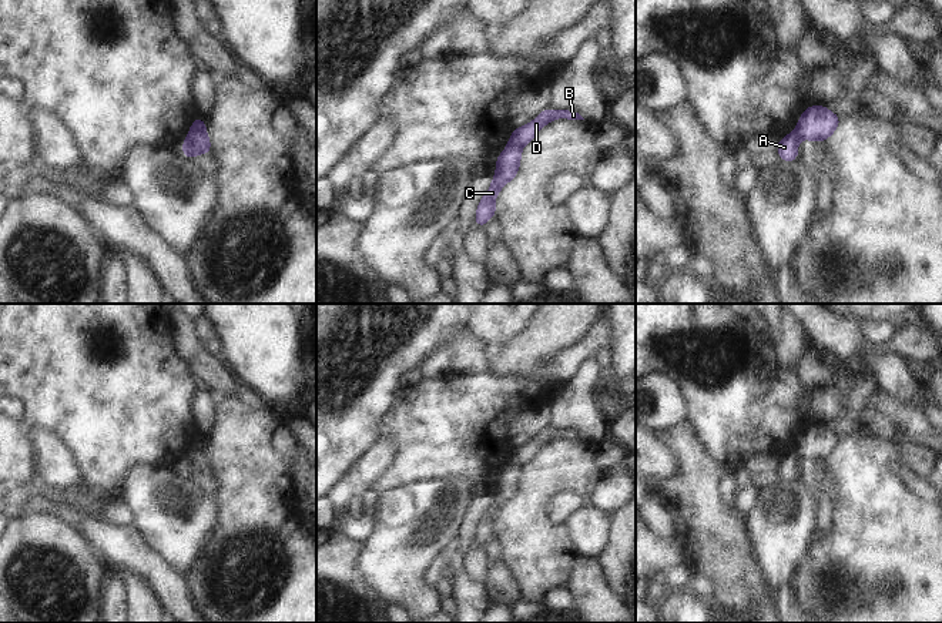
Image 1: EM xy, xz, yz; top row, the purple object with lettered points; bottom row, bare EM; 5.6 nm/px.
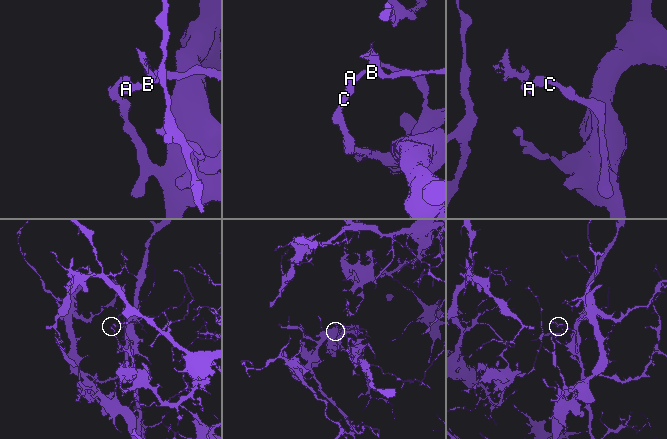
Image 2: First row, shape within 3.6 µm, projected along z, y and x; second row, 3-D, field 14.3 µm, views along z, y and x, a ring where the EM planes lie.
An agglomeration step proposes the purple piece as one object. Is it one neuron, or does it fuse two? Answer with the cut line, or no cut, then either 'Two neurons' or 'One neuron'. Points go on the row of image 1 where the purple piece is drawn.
Split along xy (204, 123), (197, 131), (188, 133). Two neurons

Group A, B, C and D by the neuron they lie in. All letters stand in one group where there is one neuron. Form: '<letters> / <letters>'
A B D / C

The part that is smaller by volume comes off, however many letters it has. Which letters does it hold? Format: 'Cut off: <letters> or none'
Cut off: A, B, D

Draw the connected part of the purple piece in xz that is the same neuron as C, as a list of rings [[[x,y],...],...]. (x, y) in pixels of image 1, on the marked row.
[[[507,145],[496,158],[496,174],[489,191],[482,197],[475,215],[475,222],[483,228],[496,215],[495,200],[504,184],[510,182],[519,173],[522,147]]]

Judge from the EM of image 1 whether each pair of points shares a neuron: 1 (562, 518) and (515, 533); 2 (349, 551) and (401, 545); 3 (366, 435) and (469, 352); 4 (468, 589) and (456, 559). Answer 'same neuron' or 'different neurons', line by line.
1: different neurons
2: different neurons
3: different neurons
4: same neuron

